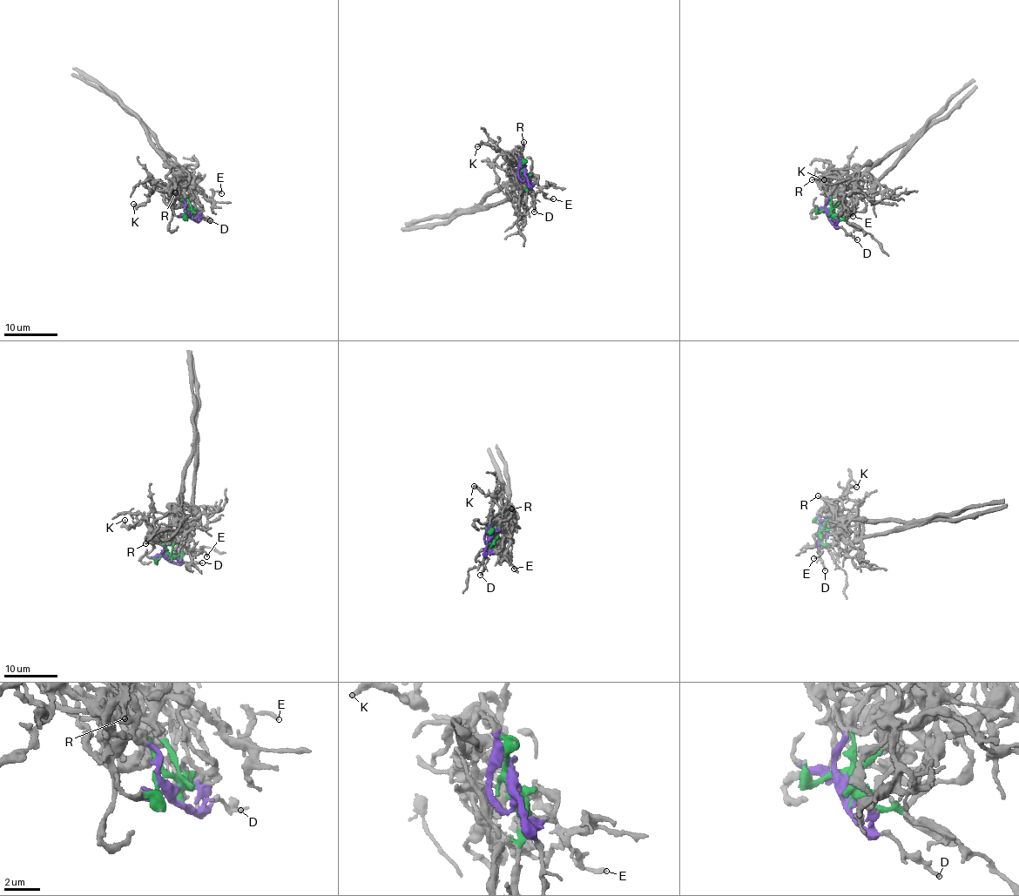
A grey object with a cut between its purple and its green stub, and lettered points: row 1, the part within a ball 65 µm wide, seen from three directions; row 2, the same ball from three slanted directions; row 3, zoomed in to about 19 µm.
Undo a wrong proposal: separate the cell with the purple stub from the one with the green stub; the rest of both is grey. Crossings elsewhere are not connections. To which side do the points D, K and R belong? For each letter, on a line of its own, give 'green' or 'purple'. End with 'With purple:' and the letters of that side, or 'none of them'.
D: purple
K: green
R: green
With purple: D

